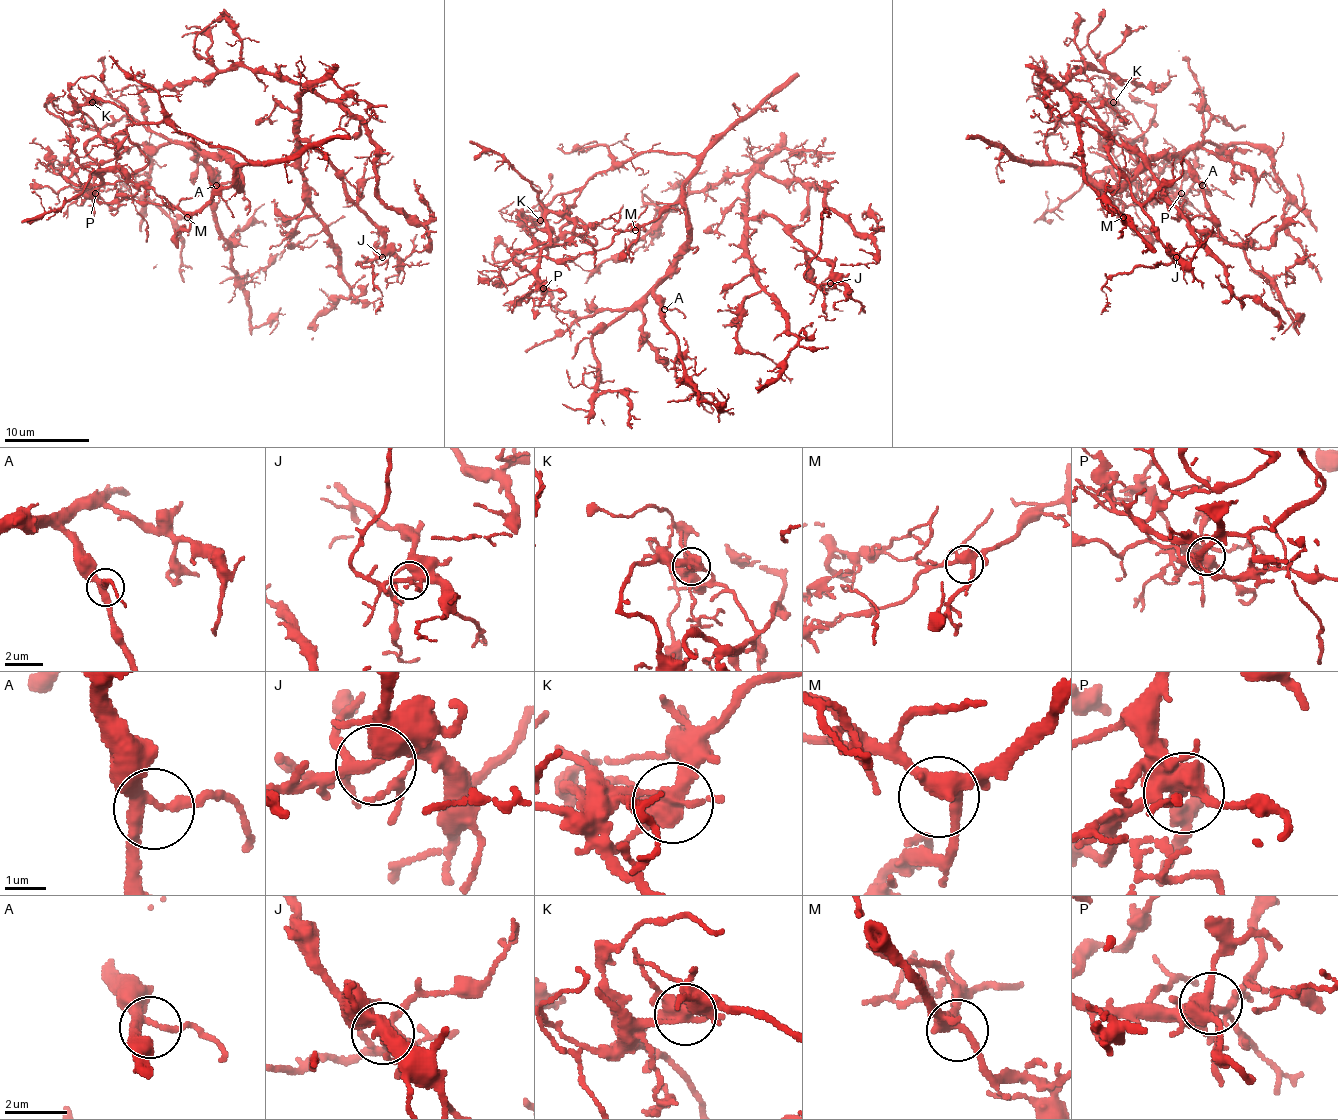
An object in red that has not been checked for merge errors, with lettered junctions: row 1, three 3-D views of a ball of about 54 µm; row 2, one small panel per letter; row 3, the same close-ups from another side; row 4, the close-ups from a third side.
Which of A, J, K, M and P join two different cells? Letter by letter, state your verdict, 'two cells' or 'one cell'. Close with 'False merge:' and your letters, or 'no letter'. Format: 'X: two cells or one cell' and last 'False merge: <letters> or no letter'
A: one cell
J: one cell
K: two cells
M: one cell
P: one cell
False merge: K

